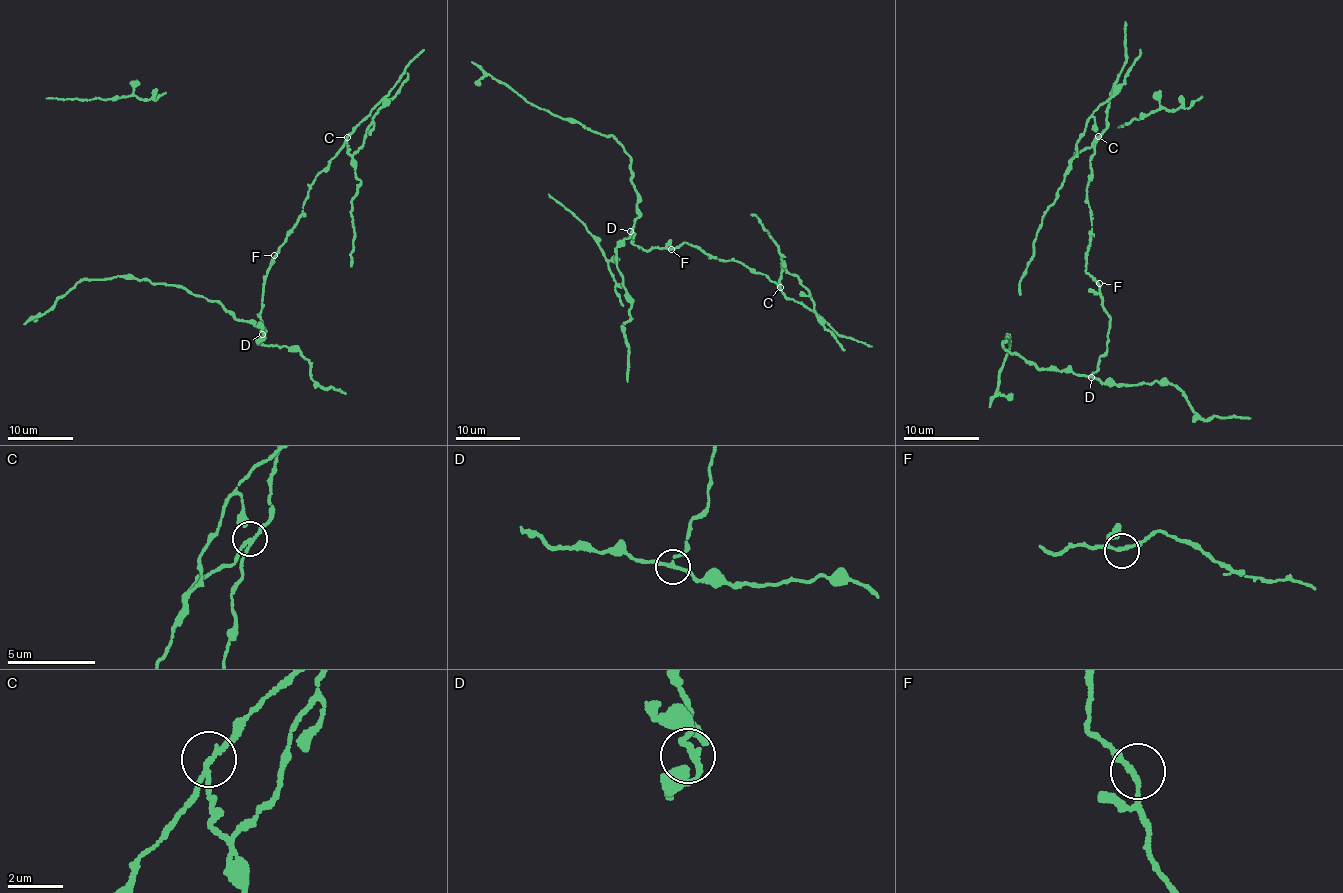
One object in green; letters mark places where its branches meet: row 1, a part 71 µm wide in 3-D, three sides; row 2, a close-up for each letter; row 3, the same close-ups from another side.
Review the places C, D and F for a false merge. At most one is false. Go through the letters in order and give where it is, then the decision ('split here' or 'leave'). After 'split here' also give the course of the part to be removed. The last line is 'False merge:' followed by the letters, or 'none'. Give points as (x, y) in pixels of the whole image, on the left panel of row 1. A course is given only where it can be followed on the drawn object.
C: at (347, 137); split here; foreign part runs (347, 137), (355, 176), (359, 182), (352, 201), (353, 238), (350, 266)
D: at (262, 334); leave
F: at (274, 255); leave
False merge: C

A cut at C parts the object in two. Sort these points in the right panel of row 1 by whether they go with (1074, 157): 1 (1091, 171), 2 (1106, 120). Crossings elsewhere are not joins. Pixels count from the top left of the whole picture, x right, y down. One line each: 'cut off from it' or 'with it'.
1: cut off from it
2: cut off from it

